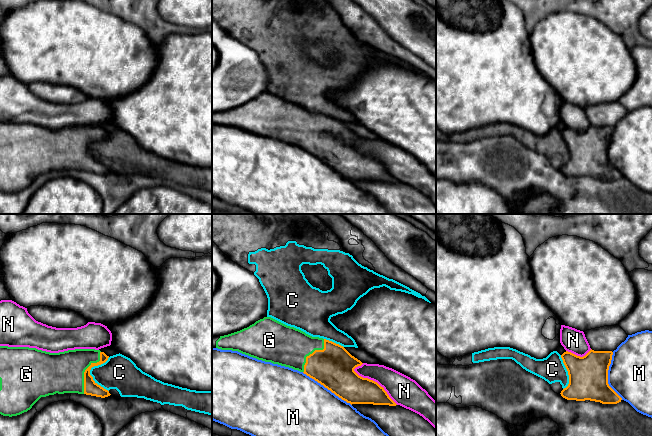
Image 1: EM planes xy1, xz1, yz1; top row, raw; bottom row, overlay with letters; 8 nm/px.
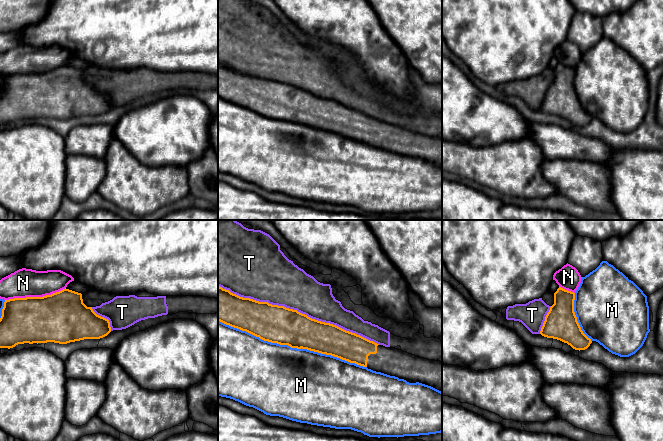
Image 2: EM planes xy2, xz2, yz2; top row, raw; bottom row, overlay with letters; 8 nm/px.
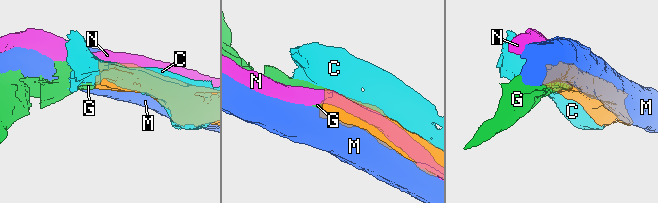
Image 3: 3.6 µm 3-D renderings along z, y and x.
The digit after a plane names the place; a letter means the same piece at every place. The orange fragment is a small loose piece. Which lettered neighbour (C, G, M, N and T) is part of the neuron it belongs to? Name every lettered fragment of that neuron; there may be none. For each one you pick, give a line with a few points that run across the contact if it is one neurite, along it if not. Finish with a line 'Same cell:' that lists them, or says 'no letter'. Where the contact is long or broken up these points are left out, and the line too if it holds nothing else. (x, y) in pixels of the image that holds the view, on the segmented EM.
Same cell: G

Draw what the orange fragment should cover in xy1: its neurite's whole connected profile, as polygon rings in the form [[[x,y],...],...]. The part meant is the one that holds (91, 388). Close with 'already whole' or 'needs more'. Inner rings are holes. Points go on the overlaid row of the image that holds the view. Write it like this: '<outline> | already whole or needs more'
[[[0,346],[0,414],[20,415],[41,397],[56,393],[110,396],[90,375],[92,367],[108,358],[95,349],[50,353],[29,347]]] | needs more

